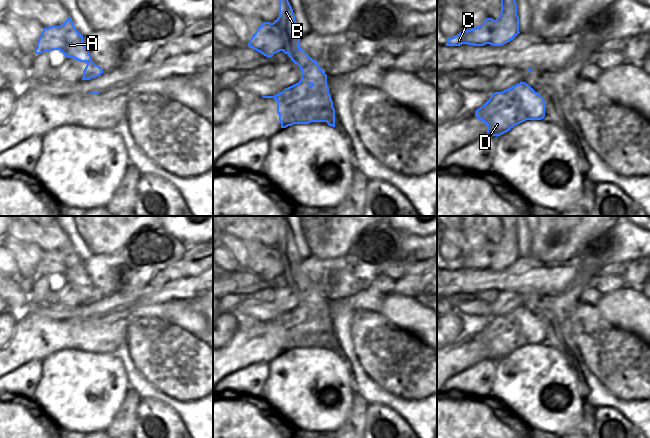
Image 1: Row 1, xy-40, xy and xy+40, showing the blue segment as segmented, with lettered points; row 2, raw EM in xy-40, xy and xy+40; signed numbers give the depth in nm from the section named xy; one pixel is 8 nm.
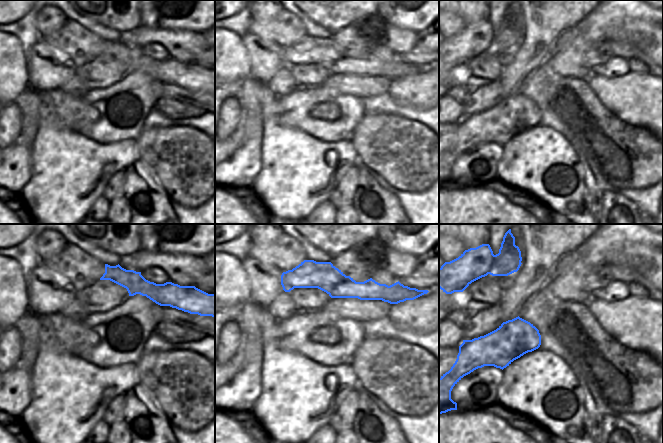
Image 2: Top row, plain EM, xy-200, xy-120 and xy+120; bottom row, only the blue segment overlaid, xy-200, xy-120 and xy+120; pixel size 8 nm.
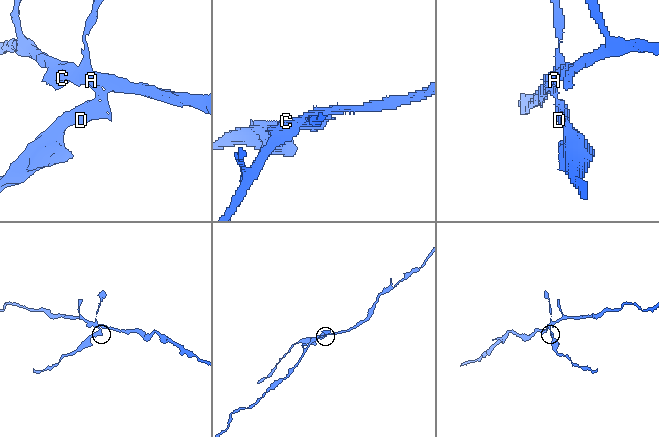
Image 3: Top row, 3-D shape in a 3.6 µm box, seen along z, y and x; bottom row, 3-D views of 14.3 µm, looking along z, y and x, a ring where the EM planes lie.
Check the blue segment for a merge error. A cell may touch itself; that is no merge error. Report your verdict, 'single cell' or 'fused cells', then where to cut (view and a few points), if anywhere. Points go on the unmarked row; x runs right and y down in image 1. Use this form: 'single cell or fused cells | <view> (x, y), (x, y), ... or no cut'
fused cells | xy (327, 310), (326, 345)

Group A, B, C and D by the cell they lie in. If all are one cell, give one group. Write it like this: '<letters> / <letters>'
A B C / D

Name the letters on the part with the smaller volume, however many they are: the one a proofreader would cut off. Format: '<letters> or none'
D

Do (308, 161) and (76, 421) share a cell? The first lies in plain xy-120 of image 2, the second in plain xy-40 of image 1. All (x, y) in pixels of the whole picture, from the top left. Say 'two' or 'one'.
one

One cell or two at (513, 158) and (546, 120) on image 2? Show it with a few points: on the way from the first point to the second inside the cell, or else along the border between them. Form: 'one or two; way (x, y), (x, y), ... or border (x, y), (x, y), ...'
two; border (538, 124), (549, 126), (562, 135)

